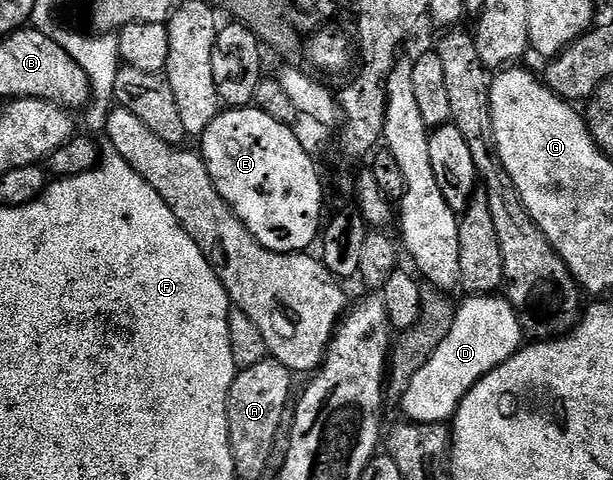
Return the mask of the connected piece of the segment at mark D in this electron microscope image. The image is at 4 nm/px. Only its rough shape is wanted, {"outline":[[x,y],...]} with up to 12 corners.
{"outline":[[469,296],[400,402],[443,424],[525,342],[505,297]]}

